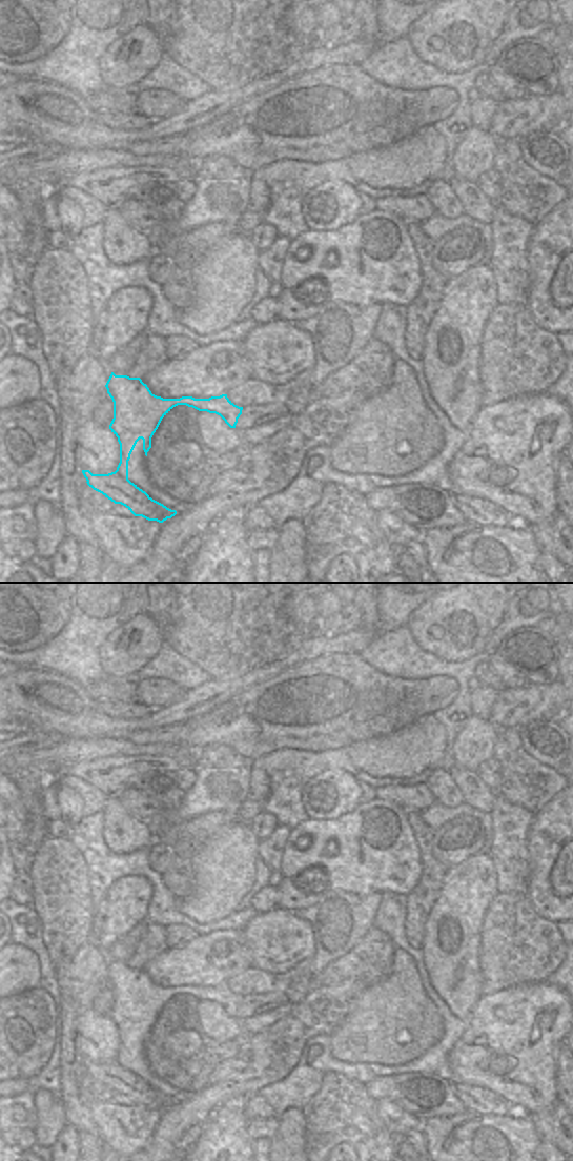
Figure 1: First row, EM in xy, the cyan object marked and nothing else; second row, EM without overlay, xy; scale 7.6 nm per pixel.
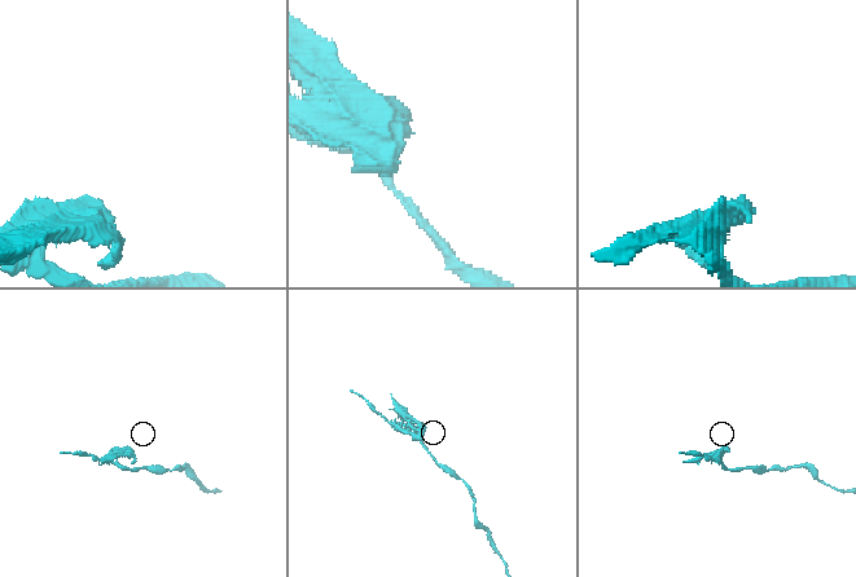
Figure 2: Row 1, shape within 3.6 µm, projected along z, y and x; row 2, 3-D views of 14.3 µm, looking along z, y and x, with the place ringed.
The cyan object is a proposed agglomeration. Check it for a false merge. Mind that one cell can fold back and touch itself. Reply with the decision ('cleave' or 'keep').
cleave

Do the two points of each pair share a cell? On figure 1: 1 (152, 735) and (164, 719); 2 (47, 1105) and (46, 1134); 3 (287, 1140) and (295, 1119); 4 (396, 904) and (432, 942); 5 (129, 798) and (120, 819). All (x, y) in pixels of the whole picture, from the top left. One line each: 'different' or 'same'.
1: different
2: same
3: same
4: different
5: different

